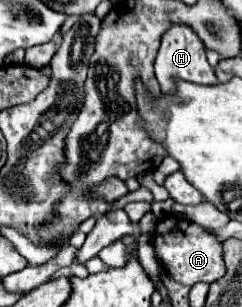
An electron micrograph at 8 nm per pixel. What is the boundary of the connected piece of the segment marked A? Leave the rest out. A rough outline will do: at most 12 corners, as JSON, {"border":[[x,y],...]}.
{"border":[[166,216],[156,258],[186,286],[224,276],[222,244]]}

